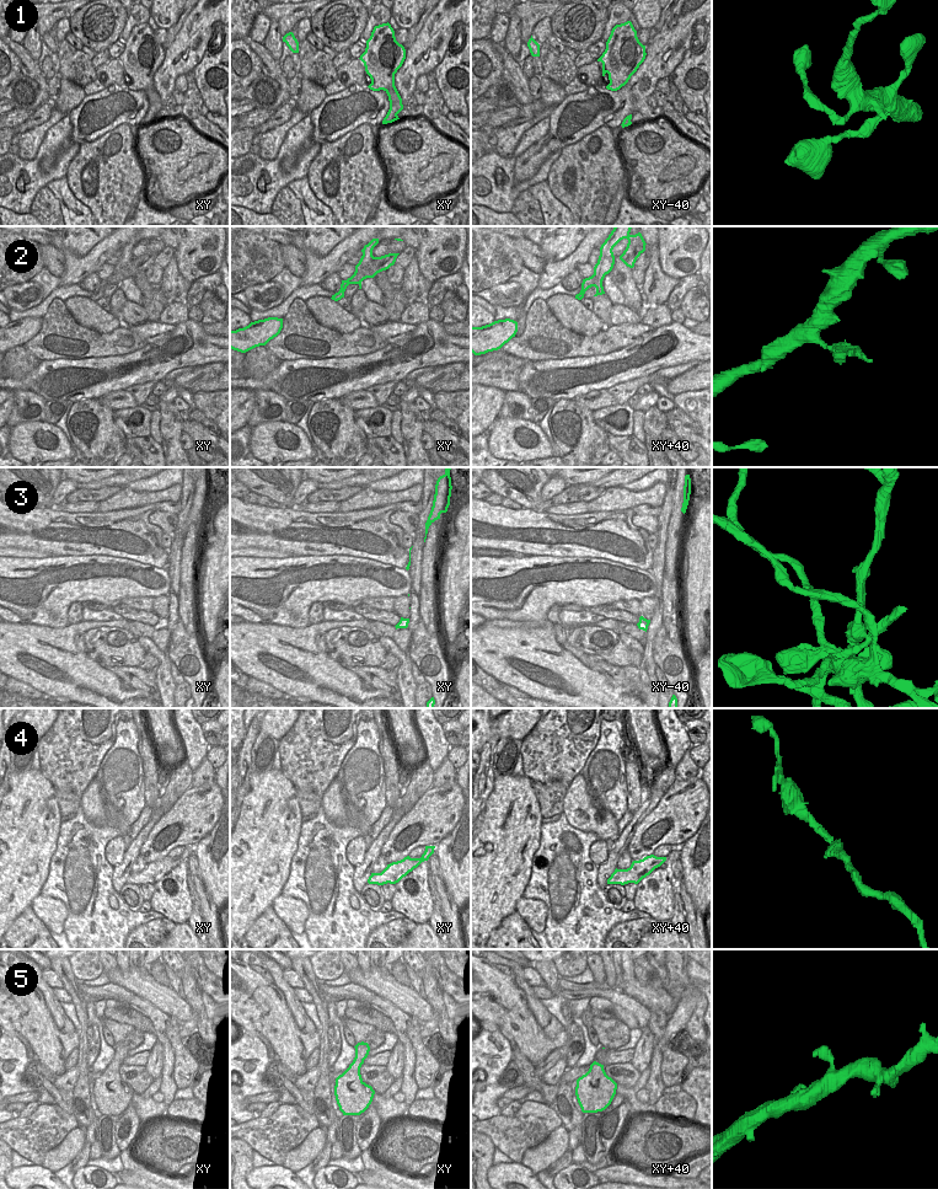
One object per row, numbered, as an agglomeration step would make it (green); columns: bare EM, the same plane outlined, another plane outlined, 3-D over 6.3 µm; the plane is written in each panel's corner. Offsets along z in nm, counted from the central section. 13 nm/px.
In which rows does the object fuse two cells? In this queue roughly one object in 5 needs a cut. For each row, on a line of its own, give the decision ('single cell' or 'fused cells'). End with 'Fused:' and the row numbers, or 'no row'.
1: fused cells
2: single cell
3: fused cells
4: single cell
5: single cell
Fused: 1, 3

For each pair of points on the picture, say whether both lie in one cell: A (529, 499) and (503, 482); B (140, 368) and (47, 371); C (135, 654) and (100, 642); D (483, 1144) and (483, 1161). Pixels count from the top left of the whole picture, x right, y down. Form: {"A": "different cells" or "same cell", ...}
{"A": "same cell", "B": "same cell", "C": "same cell", "D": "same cell"}

